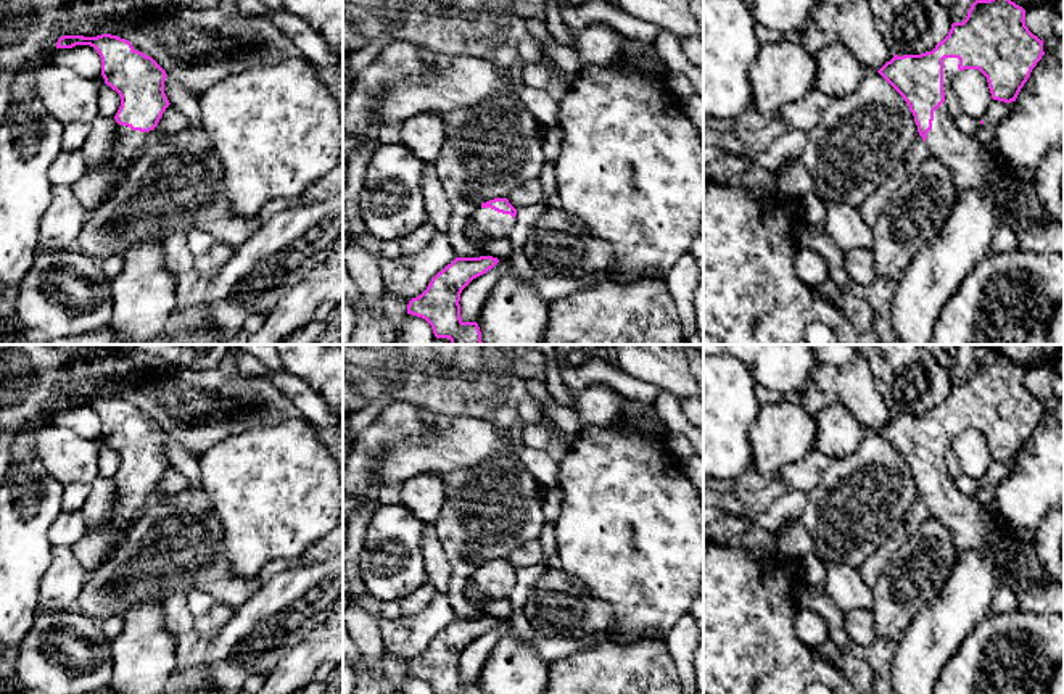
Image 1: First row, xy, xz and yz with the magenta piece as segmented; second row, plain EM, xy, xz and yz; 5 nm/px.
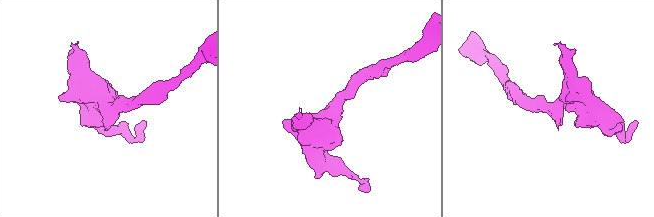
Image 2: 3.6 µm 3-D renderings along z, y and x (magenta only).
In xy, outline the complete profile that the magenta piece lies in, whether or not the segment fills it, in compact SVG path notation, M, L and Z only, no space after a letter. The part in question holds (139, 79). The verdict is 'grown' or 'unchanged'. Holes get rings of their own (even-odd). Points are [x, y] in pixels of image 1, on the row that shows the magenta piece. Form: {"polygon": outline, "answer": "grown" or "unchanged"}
{"polygon": "M63 35L56 42L56 48L76 45L90 45L97 50L105 84L121 97L121 106L114 116L116 145L105 164L122 172L135 161L148 140L148 132L158 126L171 105L164 93L167 74L151 56L118 35Z", "answer": "grown"}

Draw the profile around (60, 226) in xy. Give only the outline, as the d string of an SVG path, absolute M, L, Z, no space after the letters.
M53 185L52 203L39 225L37 253L74 248L89 213L71 185Z

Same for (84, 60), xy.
M90 45L55 48L53 64L71 68L82 77L98 77L101 74L101 58Z

